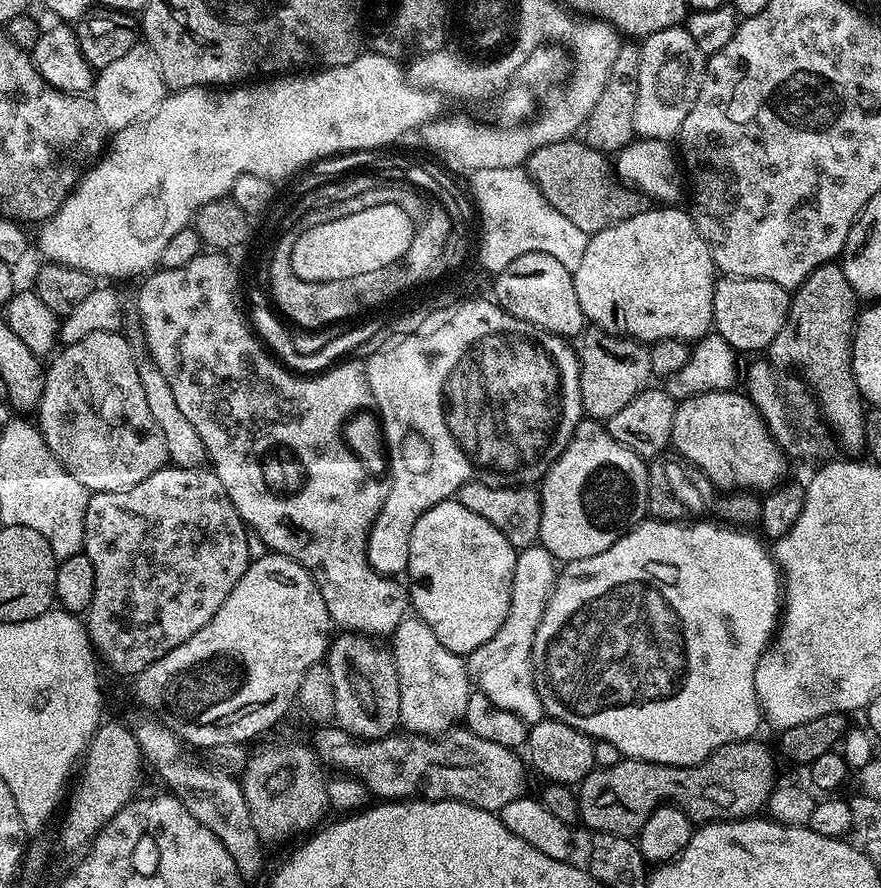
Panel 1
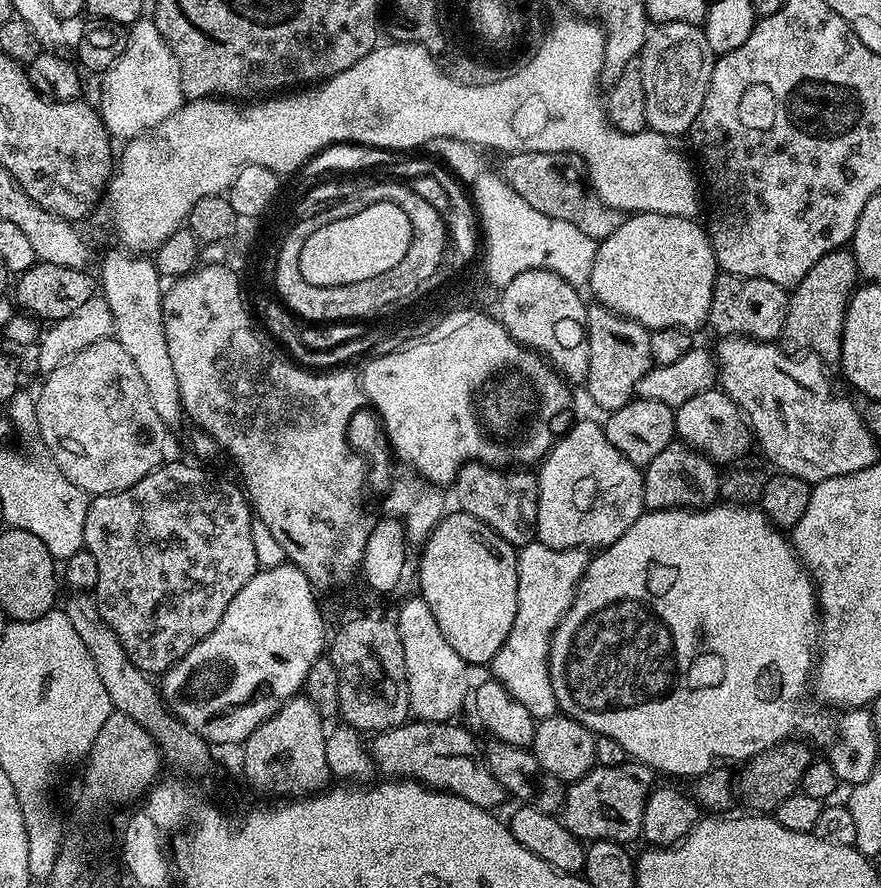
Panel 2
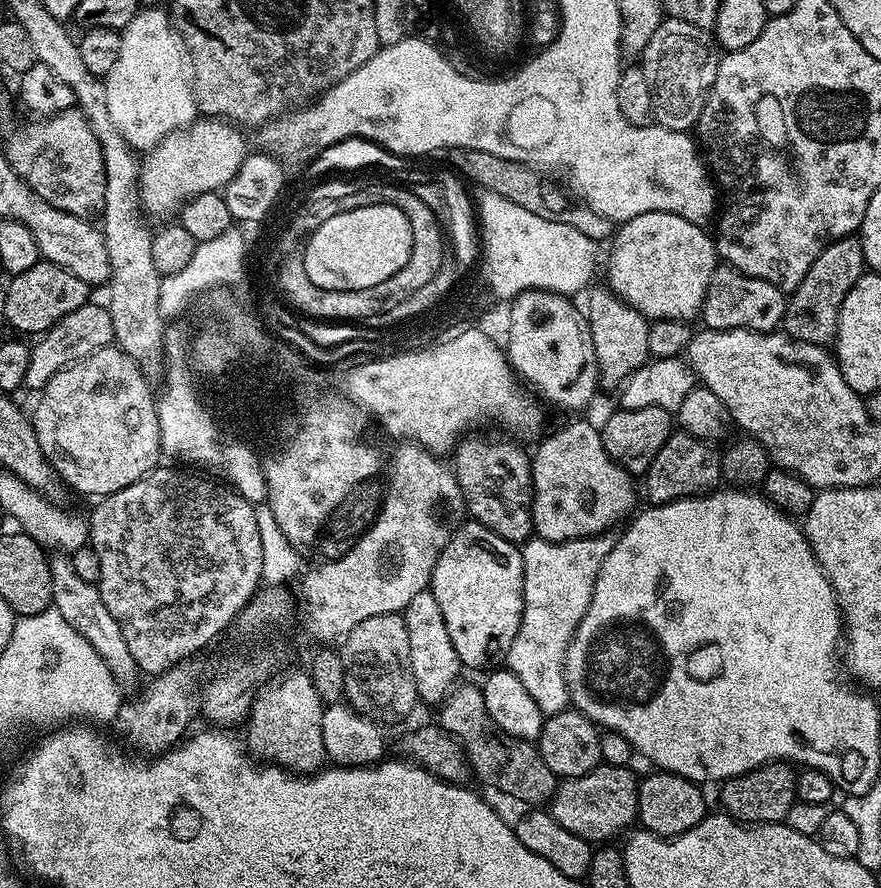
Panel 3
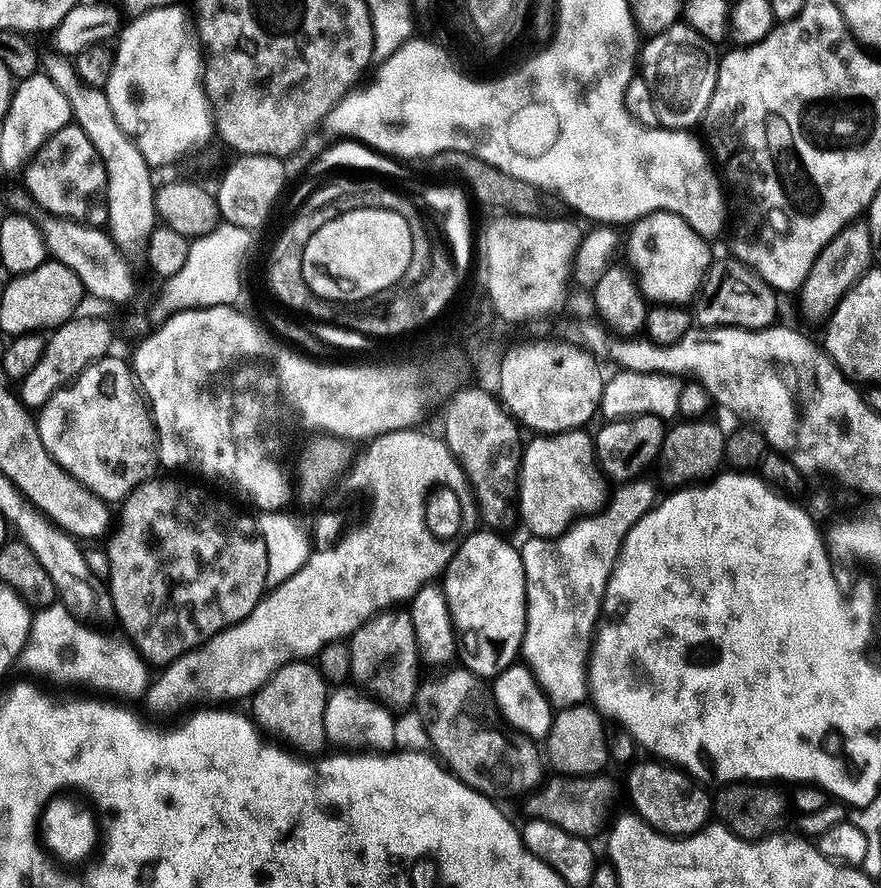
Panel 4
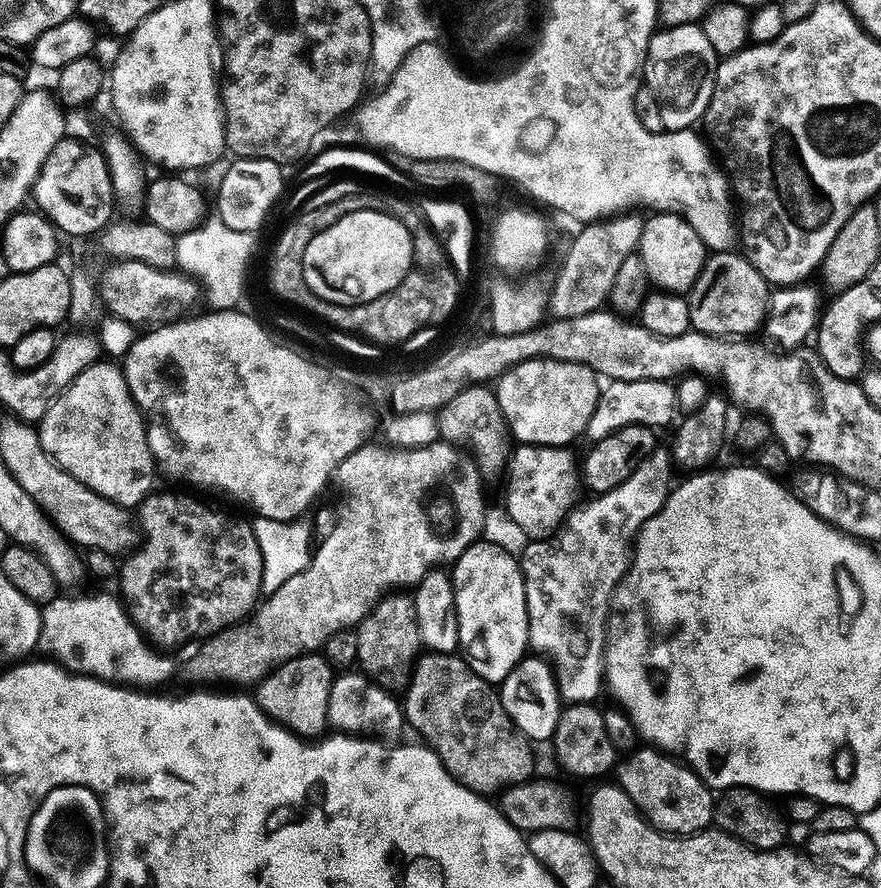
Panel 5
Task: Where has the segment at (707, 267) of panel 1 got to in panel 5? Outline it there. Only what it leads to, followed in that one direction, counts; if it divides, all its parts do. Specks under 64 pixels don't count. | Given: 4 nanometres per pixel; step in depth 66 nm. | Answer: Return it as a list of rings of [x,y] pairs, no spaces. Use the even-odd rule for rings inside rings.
[[[652,214],[644,220],[640,234],[638,255],[646,268],[649,281],[657,289],[671,294],[684,294],[691,289],[704,268],[706,249],[702,238],[686,223],[681,216],[671,214]]]

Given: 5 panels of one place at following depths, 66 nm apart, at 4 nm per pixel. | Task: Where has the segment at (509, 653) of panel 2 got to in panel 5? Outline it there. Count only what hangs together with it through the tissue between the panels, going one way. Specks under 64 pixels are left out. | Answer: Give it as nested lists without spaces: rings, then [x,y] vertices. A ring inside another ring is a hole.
[[[658,446],[649,454],[646,462],[642,462],[642,466],[638,466],[638,470],[634,470],[634,474],[626,478],[626,482],[622,482],[617,488],[611,488],[609,492],[599,493],[592,498],[596,500],[589,504],[581,503],[573,508],[559,531],[547,538],[536,538],[528,542],[524,556],[519,557],[528,611],[528,643],[531,651],[539,654],[550,665],[561,701],[586,704],[595,701],[595,696],[602,692],[604,645],[606,629],[610,624],[612,593],[627,571],[630,553],[641,526],[654,518],[654,514],[658,514],[658,510],[662,510],[662,506],[668,501],[670,485],[673,483],[672,472],[674,473],[674,468],[670,463],[669,449]]]

